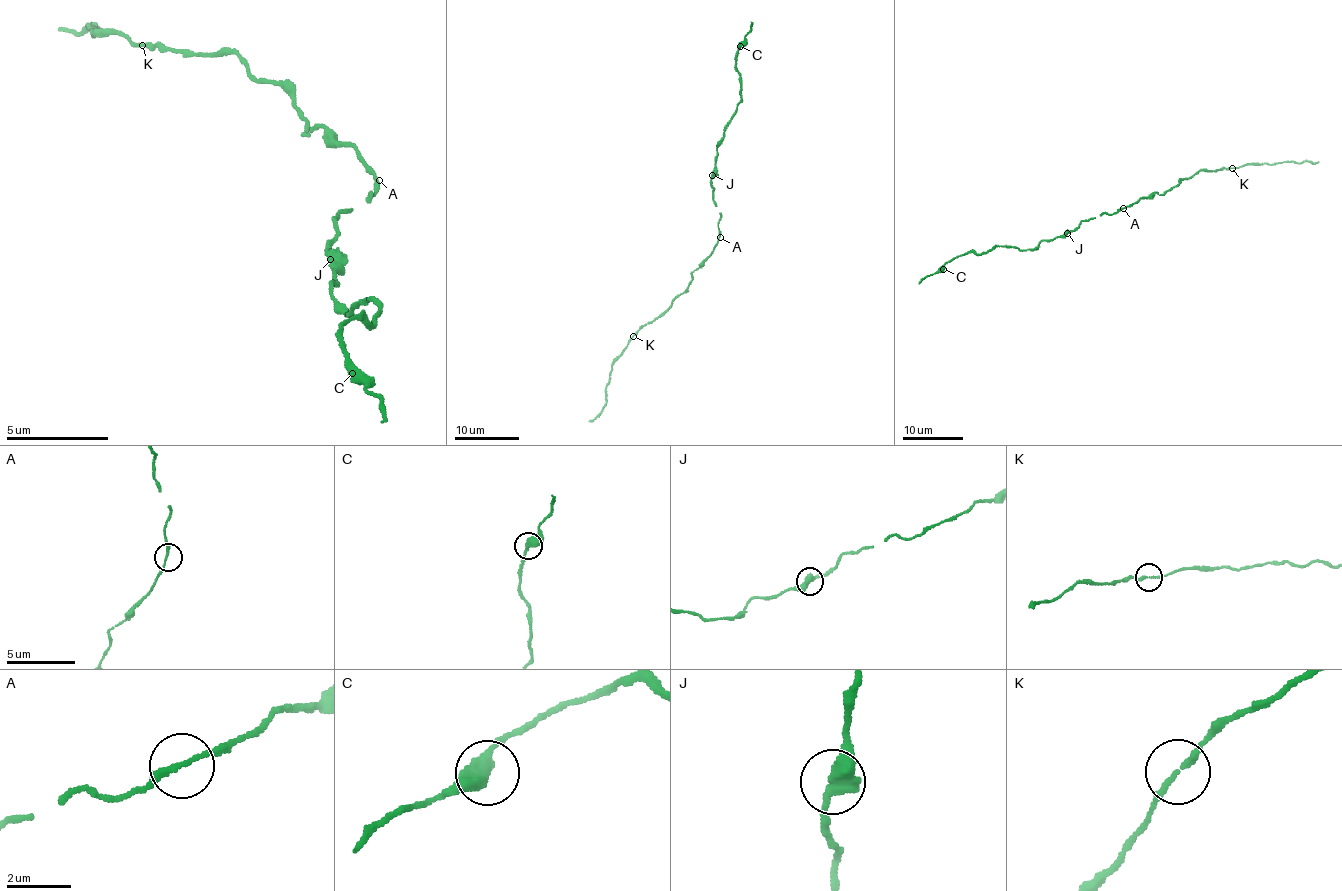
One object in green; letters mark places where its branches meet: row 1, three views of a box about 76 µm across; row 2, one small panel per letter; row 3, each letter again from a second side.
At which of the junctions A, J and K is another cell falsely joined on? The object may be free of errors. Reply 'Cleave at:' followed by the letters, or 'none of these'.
Cleave at: none of these

